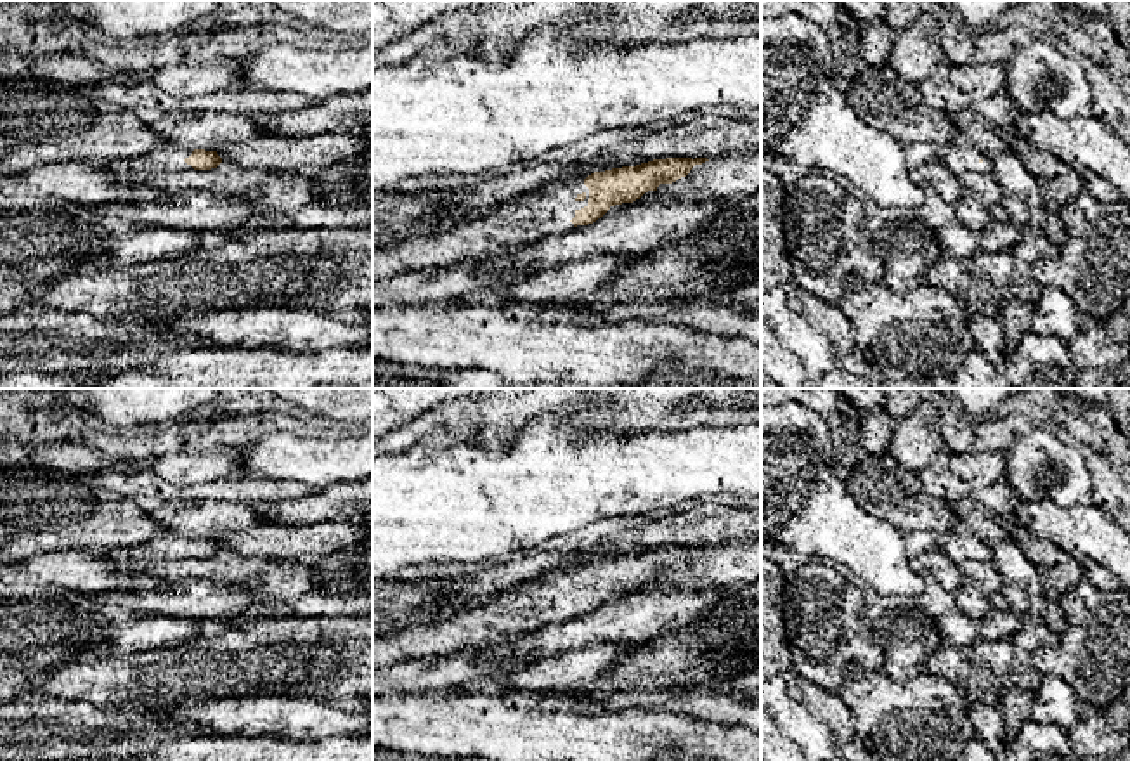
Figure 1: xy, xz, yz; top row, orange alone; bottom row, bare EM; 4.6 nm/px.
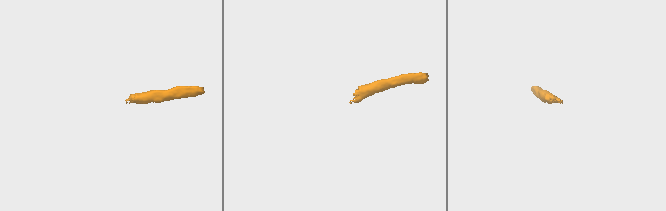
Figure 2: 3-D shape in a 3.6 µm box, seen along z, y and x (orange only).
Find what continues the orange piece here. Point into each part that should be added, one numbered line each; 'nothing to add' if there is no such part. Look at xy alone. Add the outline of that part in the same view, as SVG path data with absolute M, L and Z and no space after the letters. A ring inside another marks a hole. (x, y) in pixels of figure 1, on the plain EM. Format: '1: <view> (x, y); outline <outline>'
1: xy (168, 546); outline M166 530L165 534L149 543L109 550L104 555L116 567L127 569L135 562L175 562L192 558L192 555L184 550L191 543L192 537Z

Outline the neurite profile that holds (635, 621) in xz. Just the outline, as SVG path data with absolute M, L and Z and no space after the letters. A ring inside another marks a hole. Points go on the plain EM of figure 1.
M733 588L688 591L634 591L622 600L607 600L593 612L563 622L546 624L539 631L503 648L478 648L473 654L485 660L513 660L525 666L541 659L584 647L615 643L640 650L659 636L690 626L707 615Z

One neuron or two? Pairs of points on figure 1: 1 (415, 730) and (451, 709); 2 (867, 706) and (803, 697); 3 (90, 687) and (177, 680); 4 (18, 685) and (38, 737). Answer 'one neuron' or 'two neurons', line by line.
1: one neuron
2: two neurons
3: one neuron
4: two neurons

